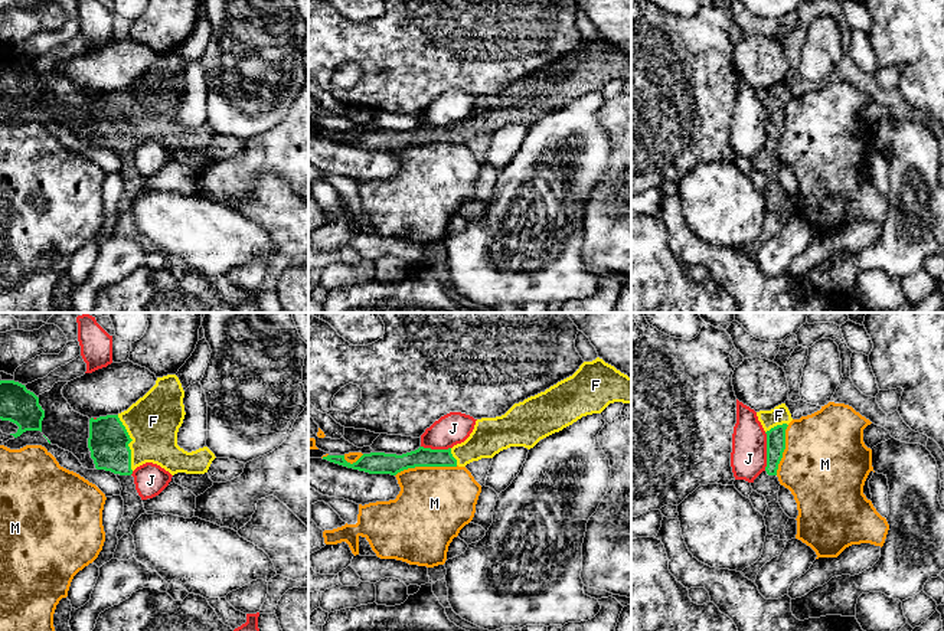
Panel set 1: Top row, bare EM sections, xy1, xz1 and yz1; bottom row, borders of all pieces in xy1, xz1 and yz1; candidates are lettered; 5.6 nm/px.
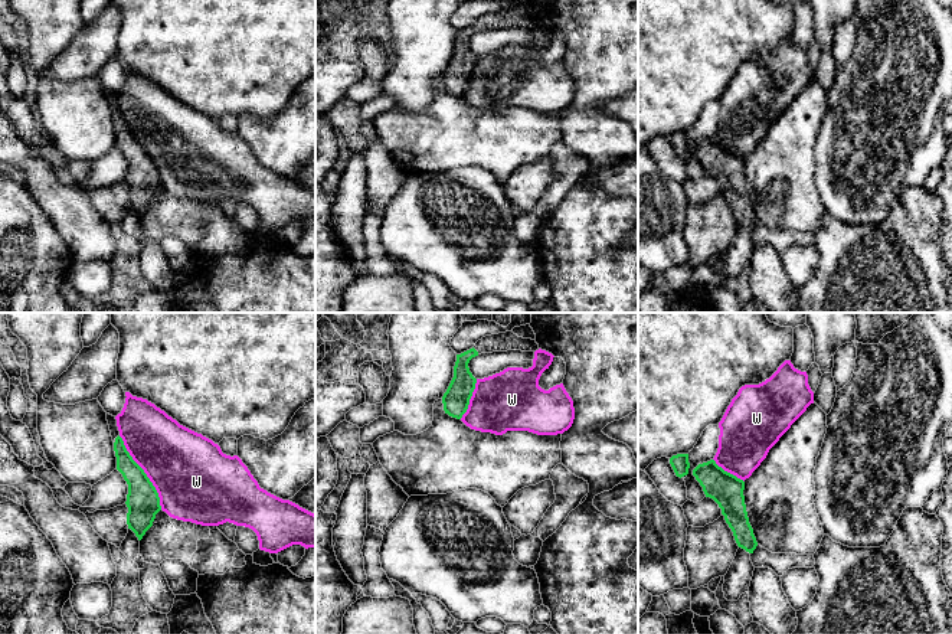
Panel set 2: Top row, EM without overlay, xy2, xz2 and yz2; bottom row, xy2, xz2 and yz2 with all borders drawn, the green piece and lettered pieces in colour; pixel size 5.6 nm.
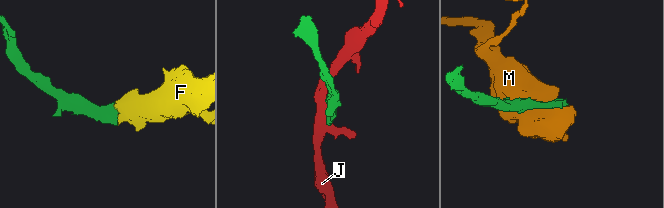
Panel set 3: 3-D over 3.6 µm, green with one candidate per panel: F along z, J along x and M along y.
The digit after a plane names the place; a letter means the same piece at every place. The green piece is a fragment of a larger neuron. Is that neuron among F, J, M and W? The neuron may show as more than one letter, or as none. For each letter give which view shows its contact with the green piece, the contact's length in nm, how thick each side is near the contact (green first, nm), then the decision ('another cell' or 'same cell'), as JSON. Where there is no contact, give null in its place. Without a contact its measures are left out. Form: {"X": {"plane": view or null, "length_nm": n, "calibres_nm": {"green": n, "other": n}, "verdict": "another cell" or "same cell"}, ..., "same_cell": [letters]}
{"F": {"plane": "xy1", "length_nm": 320, "calibres_nm": {"green": 220, "other": 300}, "verdict": "same cell"}, "J": {"plane": "yz1", "length_nm": 220, "calibres_nm": {"green": 110, "other": 200}, "verdict": "another cell"}, "M": {"plane": "xz1", "length_nm": 360, "calibres_nm": {"green": 120, "other": 420}, "verdict": "another cell"}, "W": {"plane": "xy2", "length_nm": 480, "calibres_nm": {"green": 190, "other": 420}, "verdict": "another cell"}, "same_cell": ["F"]}

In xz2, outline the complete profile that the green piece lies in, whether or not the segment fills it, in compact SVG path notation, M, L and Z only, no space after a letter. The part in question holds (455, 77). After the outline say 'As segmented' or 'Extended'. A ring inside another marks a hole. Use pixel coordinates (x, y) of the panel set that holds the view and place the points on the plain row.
M474 24L457 32L454 55L442 73L444 88L452 95L461 97L468 86L477 61L468 40L475 33L478 33L478 29Z. As segmented

